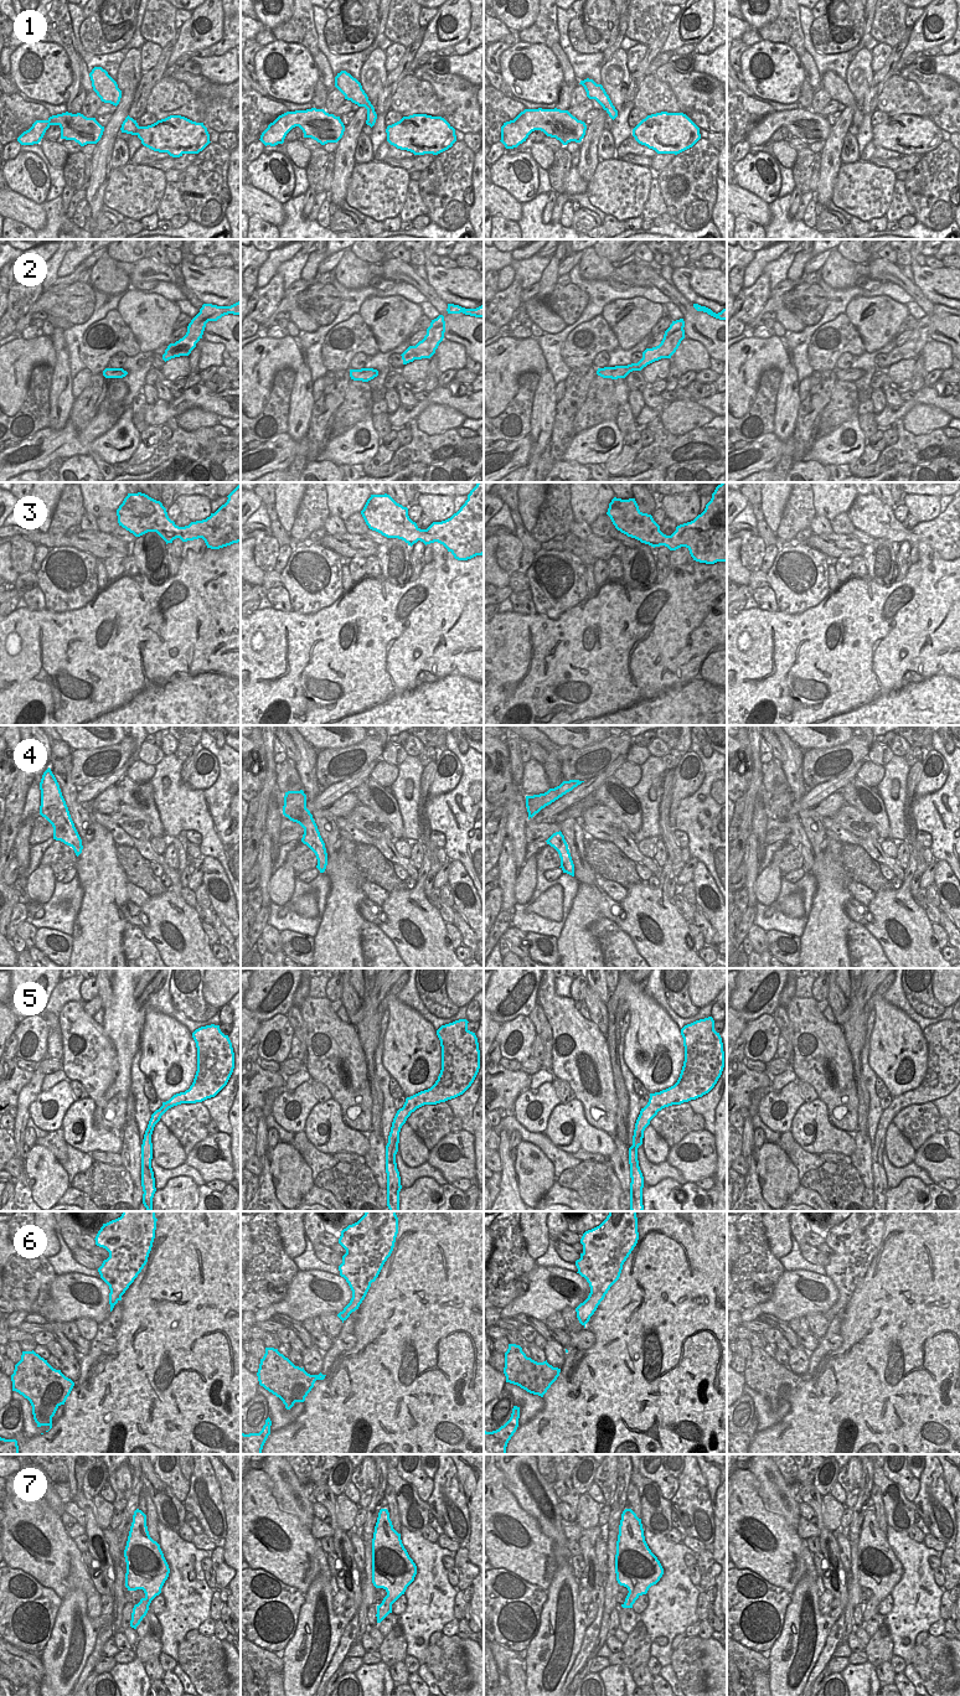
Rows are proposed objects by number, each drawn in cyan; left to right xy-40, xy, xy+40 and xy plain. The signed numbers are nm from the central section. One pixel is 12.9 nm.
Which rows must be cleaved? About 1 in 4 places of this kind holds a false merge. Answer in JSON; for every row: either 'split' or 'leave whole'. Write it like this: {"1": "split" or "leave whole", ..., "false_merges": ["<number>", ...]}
{"1": "leave whole", "2": "leave whole", "3": "leave whole", "4": "split", "5": "leave whole", "6": "split", "7": "leave whole", "false_merges": ["4", "6"]}

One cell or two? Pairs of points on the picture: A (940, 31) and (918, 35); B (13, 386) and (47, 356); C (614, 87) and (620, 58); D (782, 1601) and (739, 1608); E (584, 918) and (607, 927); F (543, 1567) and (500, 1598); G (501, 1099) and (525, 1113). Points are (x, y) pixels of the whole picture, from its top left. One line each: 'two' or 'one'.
A: one
B: one
C: one
D: one
E: two
F: two
G: two

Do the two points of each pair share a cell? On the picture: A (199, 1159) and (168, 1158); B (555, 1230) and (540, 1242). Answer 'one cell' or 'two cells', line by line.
A: two cells
B: two cells

